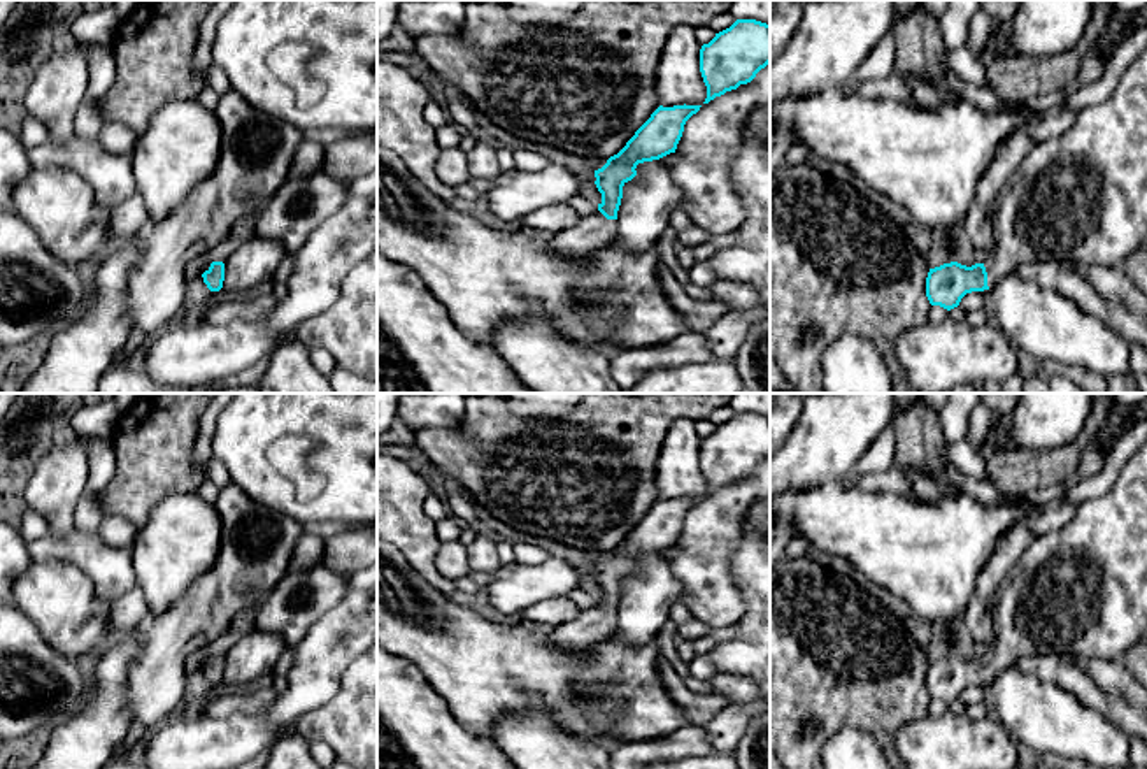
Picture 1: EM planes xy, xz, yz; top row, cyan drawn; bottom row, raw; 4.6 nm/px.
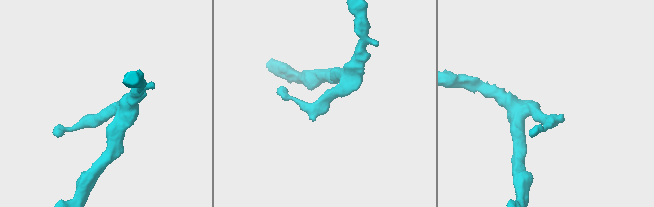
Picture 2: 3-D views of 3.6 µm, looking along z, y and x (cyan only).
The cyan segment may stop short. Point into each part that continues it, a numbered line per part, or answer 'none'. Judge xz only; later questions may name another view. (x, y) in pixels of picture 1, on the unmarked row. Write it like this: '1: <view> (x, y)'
1: xz (595, 625)

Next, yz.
1: yz (1081, 590)

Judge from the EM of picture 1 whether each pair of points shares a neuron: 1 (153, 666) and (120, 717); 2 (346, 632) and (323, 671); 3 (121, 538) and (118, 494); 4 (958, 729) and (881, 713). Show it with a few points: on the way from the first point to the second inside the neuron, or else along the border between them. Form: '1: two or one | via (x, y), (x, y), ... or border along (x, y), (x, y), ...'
1: two | border along (141, 657), (128, 675), (132, 722)
2: one | via (337, 641), (323, 655), (323, 662)
3: two | border along (106, 515), (121, 515), (139, 525)
4: two | border along (926, 713), (909, 720), (897, 733), (895, 750)

